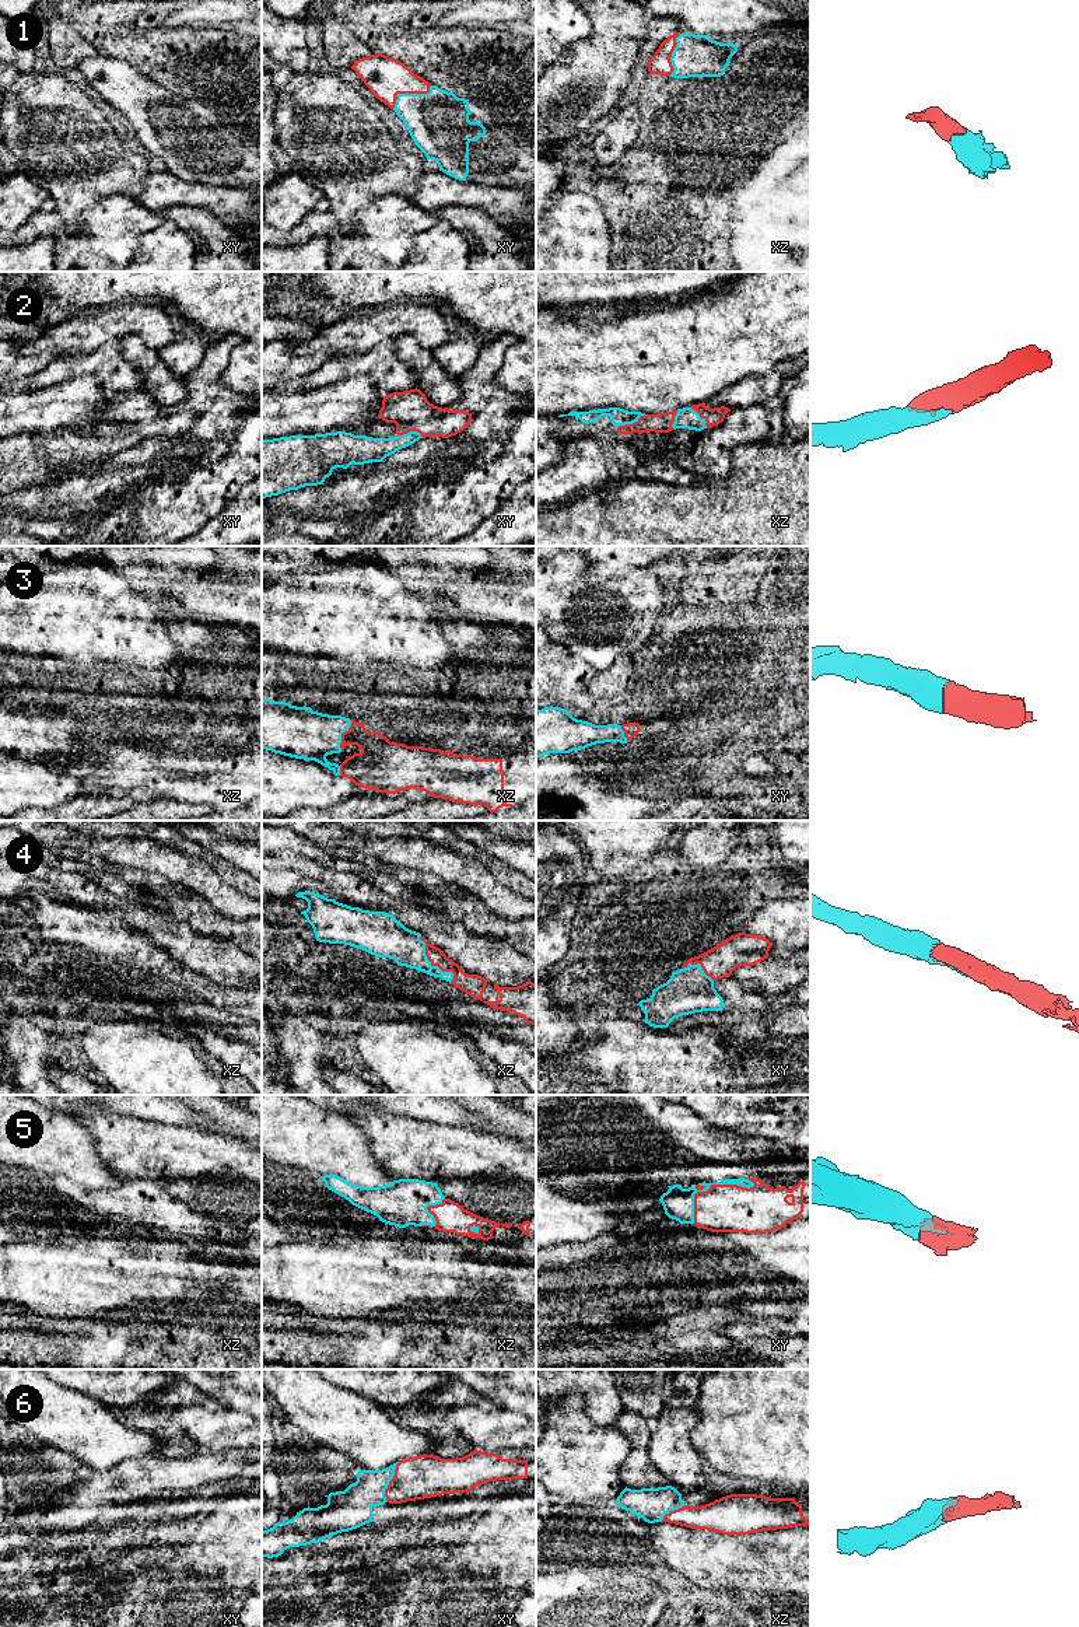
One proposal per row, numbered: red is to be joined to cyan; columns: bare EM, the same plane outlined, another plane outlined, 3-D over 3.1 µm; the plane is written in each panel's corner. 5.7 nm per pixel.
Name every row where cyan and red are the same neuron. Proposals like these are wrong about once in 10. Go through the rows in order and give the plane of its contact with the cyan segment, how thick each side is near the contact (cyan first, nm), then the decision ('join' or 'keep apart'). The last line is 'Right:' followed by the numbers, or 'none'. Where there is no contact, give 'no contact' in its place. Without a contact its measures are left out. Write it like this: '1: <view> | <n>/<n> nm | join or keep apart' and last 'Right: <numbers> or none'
1: xy | 360/240 nm | join
2: xz | 100/110 nm | join
3: xz | 300/220 nm | join
4: xz | 200/120 nm | join
5: xy | 180/280 nm | join
6: xy | 200/240 nm | join
Right: 1, 2, 3, 4, 5, 6

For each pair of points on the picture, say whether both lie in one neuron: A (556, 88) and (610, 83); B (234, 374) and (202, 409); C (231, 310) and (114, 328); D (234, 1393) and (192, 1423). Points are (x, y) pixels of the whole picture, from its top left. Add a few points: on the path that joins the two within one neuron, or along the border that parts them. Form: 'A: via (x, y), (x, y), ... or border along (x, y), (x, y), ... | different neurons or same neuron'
A: via (570, 83), (596, 83) | same neuron
B: border along (230, 352), (221, 381), (247, 396) | different neurons
C: border along (132, 300), (151, 300), (164, 304) | different neurons
D: border along (220, 1406), (247, 1413) | different neurons

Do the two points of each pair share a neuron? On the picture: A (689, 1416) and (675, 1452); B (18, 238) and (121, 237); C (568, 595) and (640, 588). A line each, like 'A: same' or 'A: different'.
A: same
B: same
C: same

